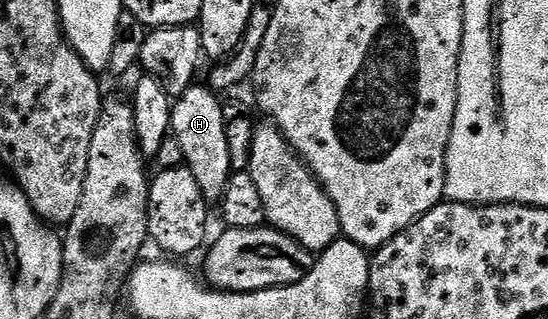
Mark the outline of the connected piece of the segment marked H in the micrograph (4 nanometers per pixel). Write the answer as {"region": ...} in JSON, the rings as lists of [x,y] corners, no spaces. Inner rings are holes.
{"region":[[[194,86],[176,97],[171,135],[179,142],[185,159],[184,167],[189,168],[191,174],[195,174],[195,182],[199,182],[199,190],[203,190],[205,201],[219,202],[234,171],[231,166],[231,153],[227,150],[225,109],[222,101],[217,101],[218,93],[205,88]]]}

